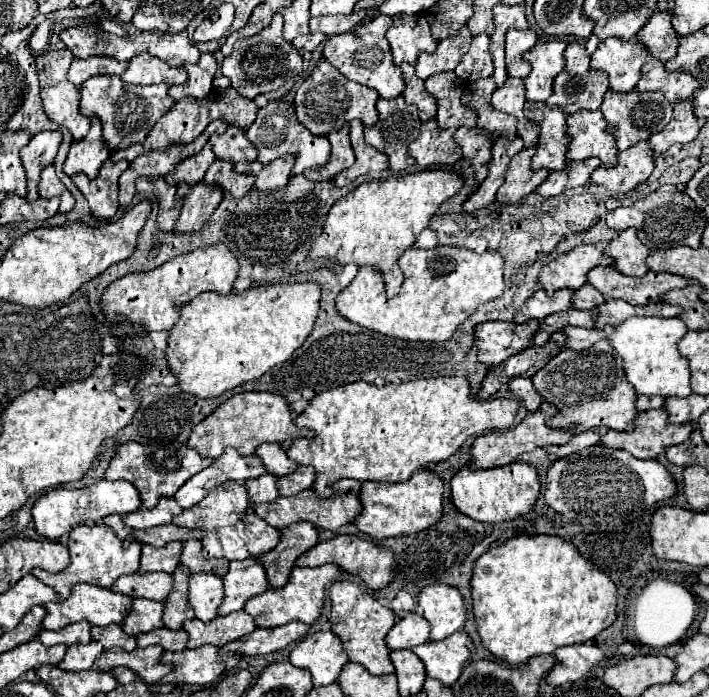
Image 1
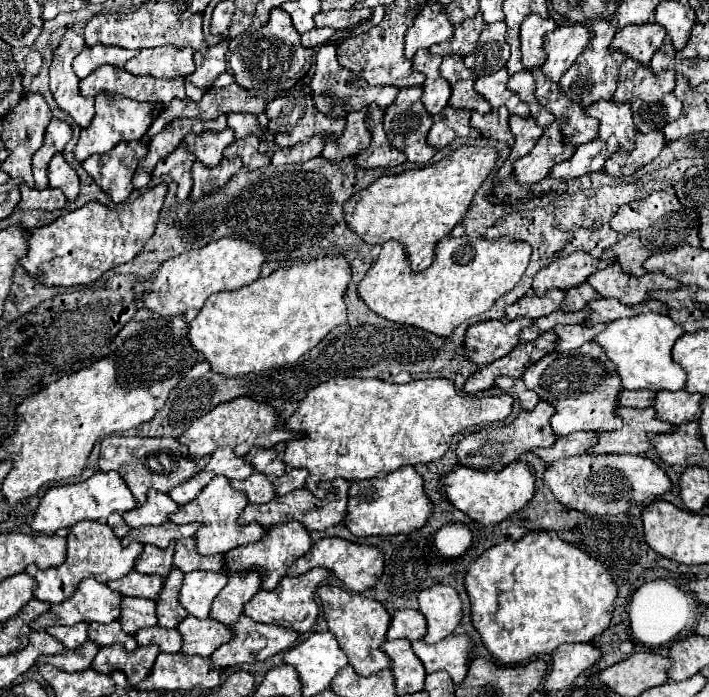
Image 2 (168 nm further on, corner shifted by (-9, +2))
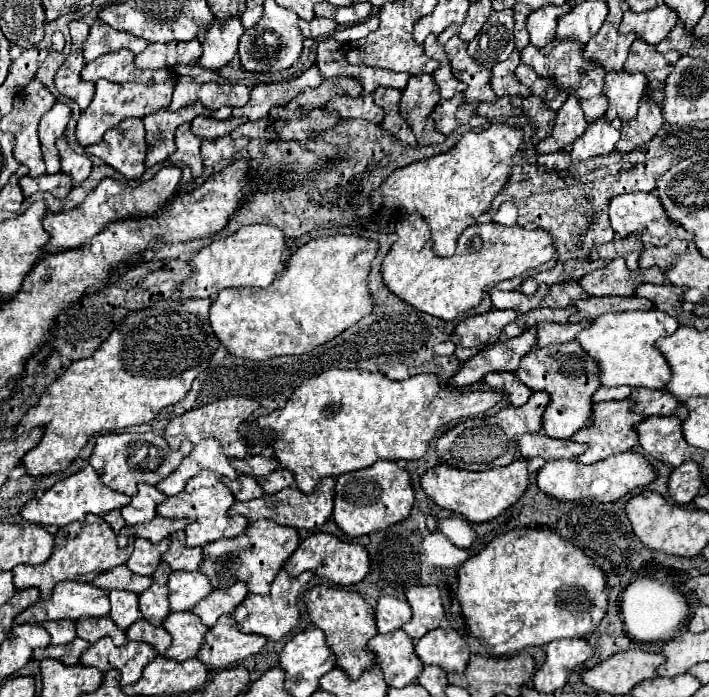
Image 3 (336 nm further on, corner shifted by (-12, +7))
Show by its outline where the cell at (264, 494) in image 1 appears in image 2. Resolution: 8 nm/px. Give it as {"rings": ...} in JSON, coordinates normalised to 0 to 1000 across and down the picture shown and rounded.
{"rings":[[[357,680],[348,689],[326,689],[326,697],[348,709],[351,720],[379,720],[388,712],[385,694],[368,680]]]}

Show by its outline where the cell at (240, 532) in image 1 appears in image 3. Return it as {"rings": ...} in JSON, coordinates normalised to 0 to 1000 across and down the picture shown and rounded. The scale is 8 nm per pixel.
{"rings":[[[282,676],[276,684],[271,684],[262,696],[262,702],[254,710],[237,713],[226,727],[223,727],[223,739],[228,742],[240,742],[240,745],[265,745],[268,750],[262,753],[262,782],[265,785],[288,785],[299,776],[307,773],[327,773],[336,770],[347,762],[350,756],[350,745],[344,742],[324,742],[322,733],[324,727],[333,722],[327,704],[310,690],[310,684],[302,676]]]}

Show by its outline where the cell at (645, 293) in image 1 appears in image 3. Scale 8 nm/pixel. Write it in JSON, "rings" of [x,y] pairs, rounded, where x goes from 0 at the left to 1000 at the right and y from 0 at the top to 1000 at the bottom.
{"rings":[[[866,372],[852,386],[824,395],[815,406],[821,409],[824,418],[829,418],[838,426],[863,426],[863,423],[891,426],[903,406],[937,409],[939,397],[931,389],[931,383],[900,386],[897,392],[891,392],[886,389],[880,372]]]}

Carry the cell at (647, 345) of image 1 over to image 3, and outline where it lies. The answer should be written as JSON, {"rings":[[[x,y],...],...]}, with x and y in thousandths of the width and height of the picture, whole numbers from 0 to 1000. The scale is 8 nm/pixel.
{"rings":[[[928,443],[917,446],[883,446],[874,452],[852,452],[846,458],[838,458],[838,463],[818,475],[812,486],[846,521],[846,547],[852,555],[920,555],[934,558],[948,544],[948,529],[942,527],[942,518],[925,498],[925,489],[931,484],[942,484],[956,472],[956,461]]]}

